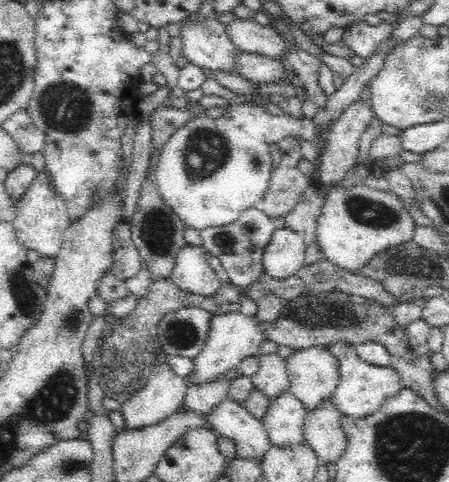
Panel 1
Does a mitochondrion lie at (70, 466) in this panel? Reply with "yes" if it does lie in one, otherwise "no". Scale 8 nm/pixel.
yes

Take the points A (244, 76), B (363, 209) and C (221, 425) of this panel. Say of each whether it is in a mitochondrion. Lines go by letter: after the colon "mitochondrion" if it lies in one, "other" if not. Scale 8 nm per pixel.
A: other
B: mitochondrion
C: other

